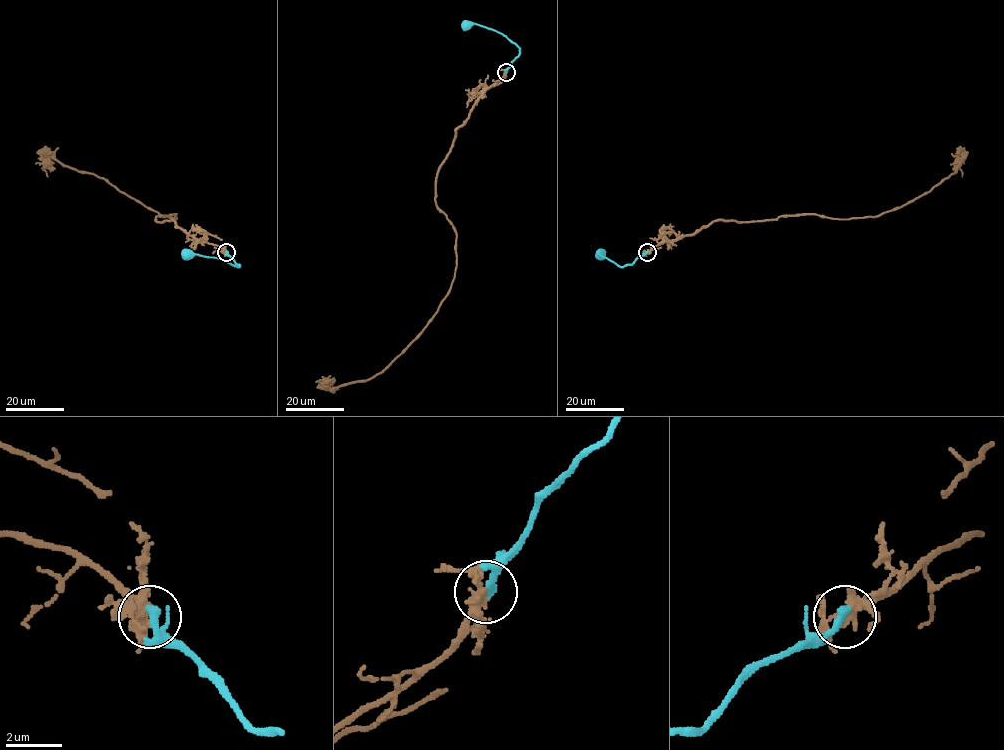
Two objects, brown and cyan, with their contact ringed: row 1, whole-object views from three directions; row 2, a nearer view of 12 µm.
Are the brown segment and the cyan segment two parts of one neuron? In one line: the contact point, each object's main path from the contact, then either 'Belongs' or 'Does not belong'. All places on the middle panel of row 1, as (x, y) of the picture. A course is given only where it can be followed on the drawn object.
Place: (506, 72). Course of brown: (506, 72), (456, 130), (436, 177), (435, 203), (456, 234), (449, 293), (381, 372), (327, 387). Course of cyan: (506, 72), (519, 55), (519, 47), (500, 33), (469, 22), (467, 24). Belongs

